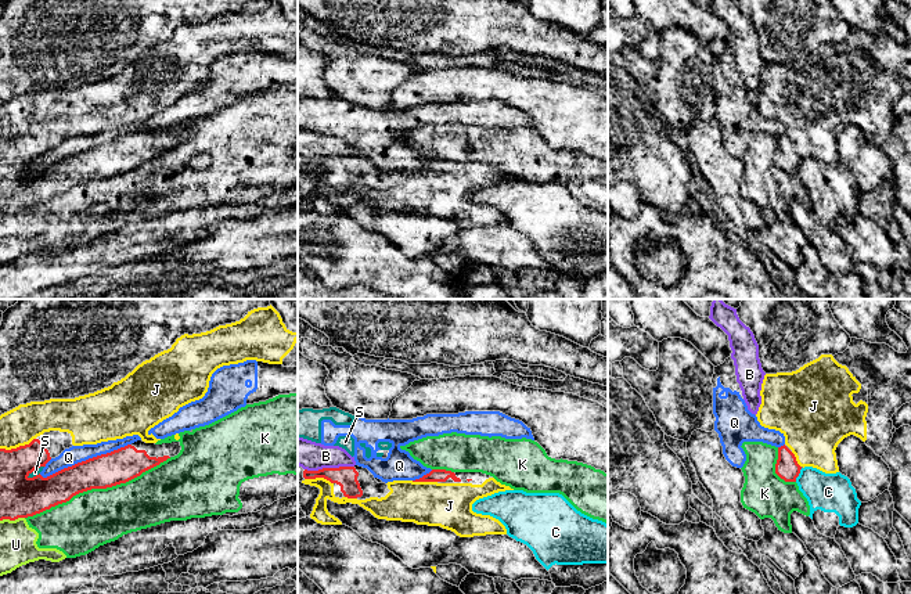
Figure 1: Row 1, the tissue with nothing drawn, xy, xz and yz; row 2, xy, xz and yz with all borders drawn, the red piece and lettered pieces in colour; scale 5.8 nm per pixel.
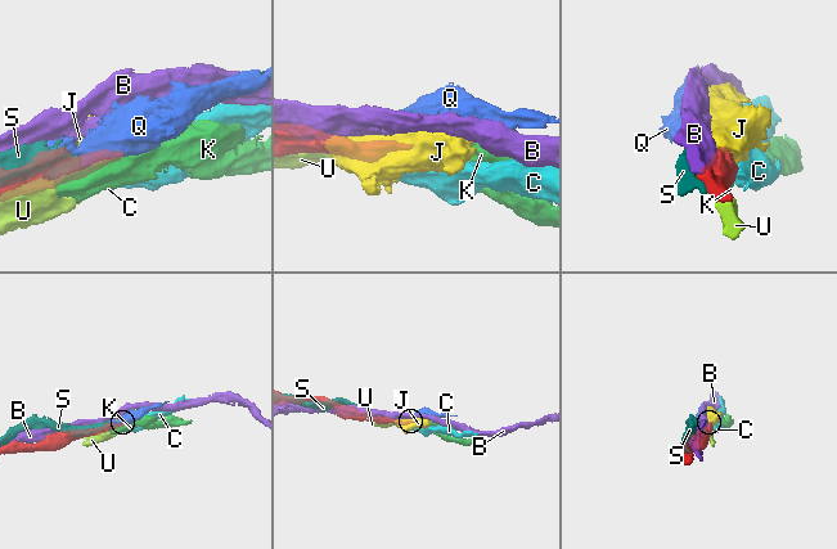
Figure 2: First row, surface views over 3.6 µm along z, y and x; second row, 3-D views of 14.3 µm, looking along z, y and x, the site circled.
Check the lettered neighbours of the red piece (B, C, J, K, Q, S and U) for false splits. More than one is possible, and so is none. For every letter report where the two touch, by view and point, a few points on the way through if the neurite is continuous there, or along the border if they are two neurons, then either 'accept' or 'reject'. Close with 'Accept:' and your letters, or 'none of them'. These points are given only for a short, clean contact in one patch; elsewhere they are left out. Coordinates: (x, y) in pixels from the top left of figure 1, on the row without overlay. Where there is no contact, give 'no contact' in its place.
B: meets red in xz at (328, 158); reject
C: meets red in yz at (798, 165); reject
J: meets red in xy at (17, 137); accept
K: meets red in xy at (97, 177); reject
Q: meets red in xy at (86, 150); reject
S: meets red in xy at (35, 158); reject
U: meets red in xy at (11, 209); reject
Accept: J

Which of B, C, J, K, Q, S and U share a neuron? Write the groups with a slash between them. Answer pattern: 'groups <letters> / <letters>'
groups B / C / J / K U / Q S

